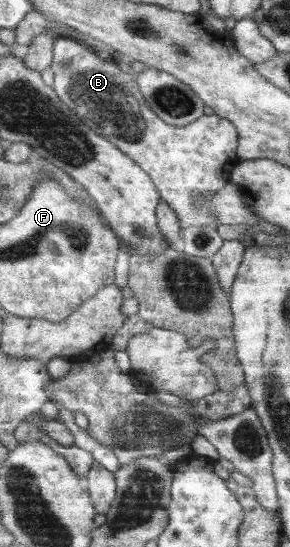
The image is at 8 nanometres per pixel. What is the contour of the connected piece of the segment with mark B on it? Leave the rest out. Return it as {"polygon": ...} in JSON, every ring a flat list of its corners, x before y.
{"polygon":[[68,36,57,37,53,44,52,72,55,74,53,90,58,99,78,116,78,119,92,129,96,134,102,135,112,142,118,149,134,161,144,172,150,175,156,190,162,200,169,204,171,210,181,223,184,230,188,227,210,226,216,228,214,216,208,210,198,210,193,203,195,194,209,194,213,196,231,178,231,172,240,160,237,156,238,135,237,130,226,118,220,116,200,116,194,122,178,127,170,126,162,121,150,108,146,98,138,91,136,72,122,71,118,61,106,57,104,54,94,54,90,48,92,42]]}

